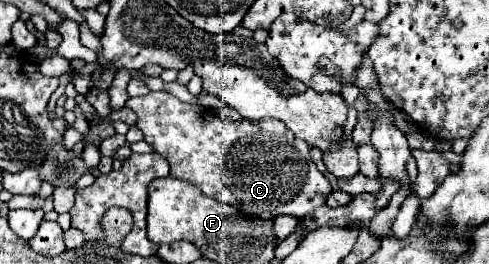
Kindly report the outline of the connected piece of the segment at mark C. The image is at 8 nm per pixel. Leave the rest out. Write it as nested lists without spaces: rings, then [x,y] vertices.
[[[151,91],[143,97],[131,97],[125,107],[137,113],[137,127],[143,131],[145,141],[169,161],[171,177],[197,185],[207,197],[215,197],[241,211],[249,211],[249,217],[271,221],[275,213],[289,213],[301,219],[307,211],[321,207],[331,193],[329,181],[317,171],[309,157],[309,145],[295,139],[295,135],[291,135],[291,131],[287,131],[287,127],[277,119],[229,121],[225,117],[207,117],[205,107],[181,103],[177,97],[161,91]]]

